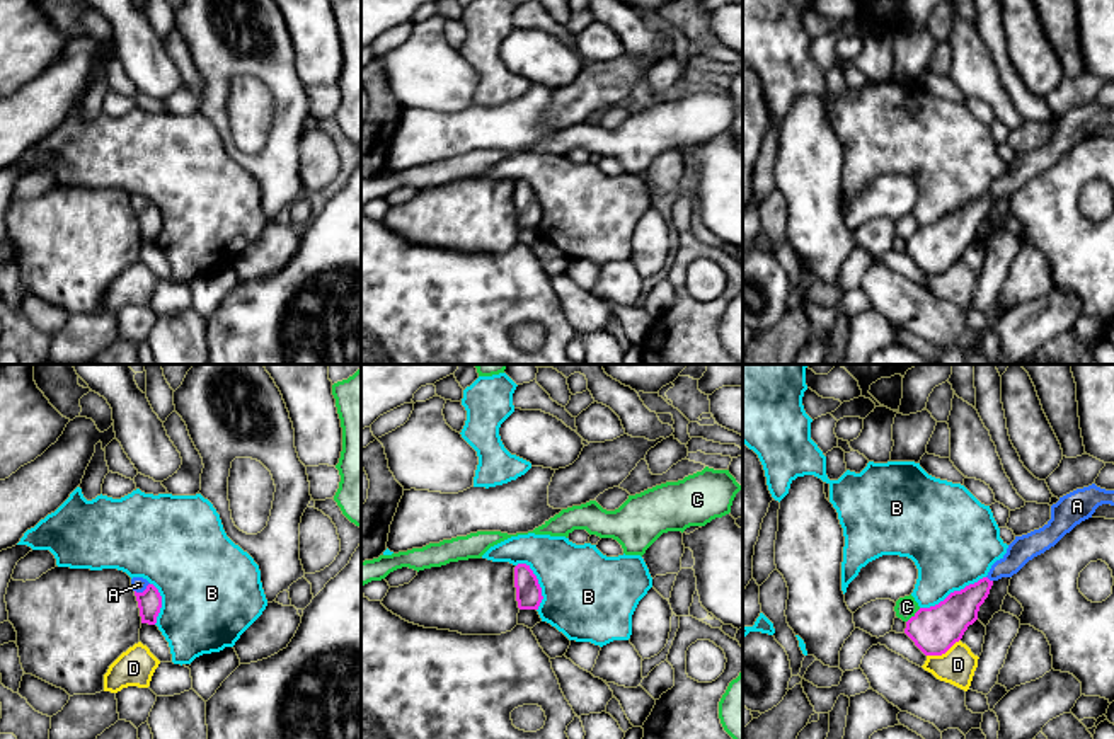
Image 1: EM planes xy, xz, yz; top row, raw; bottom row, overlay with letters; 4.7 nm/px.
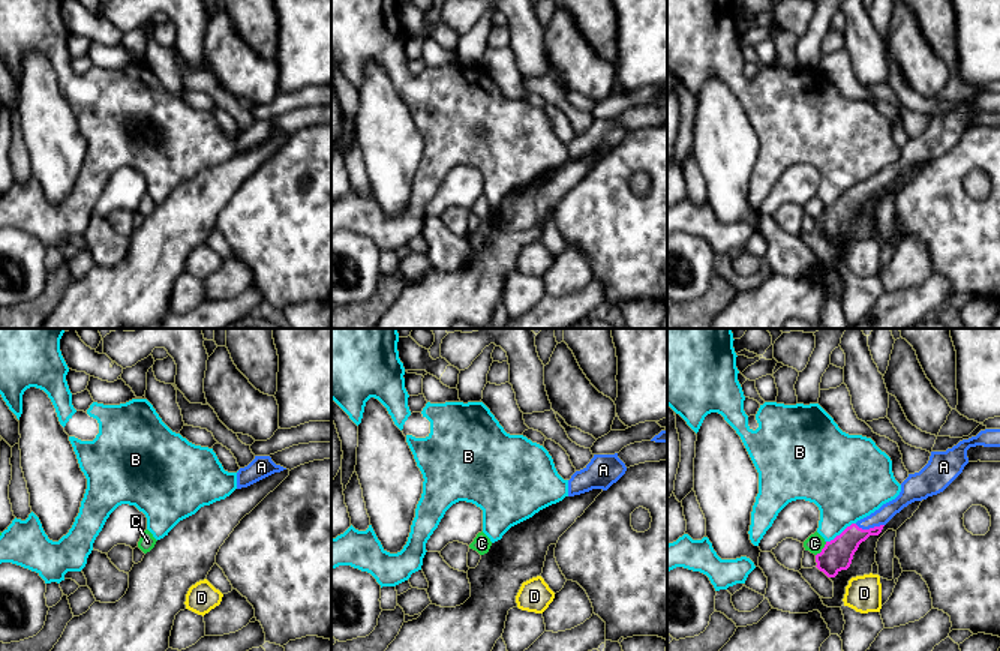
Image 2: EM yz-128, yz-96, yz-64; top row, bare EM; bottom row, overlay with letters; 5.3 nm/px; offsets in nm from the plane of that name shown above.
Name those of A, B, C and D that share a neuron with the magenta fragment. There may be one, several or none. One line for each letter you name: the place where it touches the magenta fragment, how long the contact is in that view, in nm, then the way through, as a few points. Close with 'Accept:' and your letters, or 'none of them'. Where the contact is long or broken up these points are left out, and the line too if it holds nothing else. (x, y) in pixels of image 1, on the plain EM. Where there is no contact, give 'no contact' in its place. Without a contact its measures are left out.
A: xy (143, 210) | 80 nm | across xy (149, 220), (143, 210), (138, 203)
Accept: A

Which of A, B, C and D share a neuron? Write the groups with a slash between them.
A / B / C / D

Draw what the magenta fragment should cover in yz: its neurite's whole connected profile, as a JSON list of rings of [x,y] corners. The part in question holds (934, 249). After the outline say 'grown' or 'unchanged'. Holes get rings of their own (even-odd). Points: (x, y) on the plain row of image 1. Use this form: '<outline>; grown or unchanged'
[[[1095,102],[1059,116],[1051,124],[1051,138],[1042,146],[1015,155],[1007,172],[991,184],[986,196],[950,211],[935,225],[920,226],[906,240],[904,252],[925,274],[945,272],[978,238],[979,225],[988,216],[995,199],[1017,192],[1029,179],[1054,165],[1077,143],[1092,136],[1102,123],[1114,124],[1114,109],[1100,107]]]; grown

